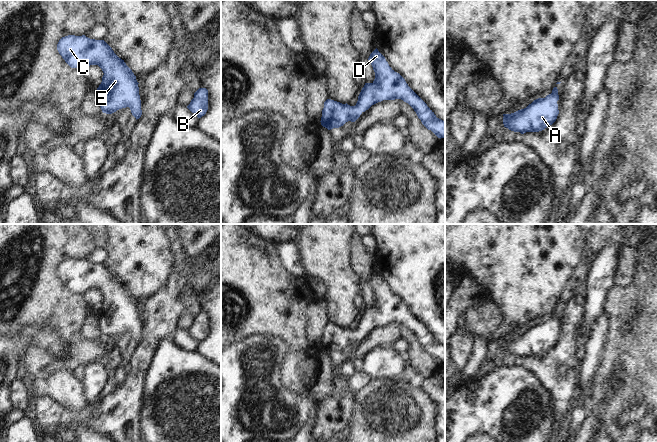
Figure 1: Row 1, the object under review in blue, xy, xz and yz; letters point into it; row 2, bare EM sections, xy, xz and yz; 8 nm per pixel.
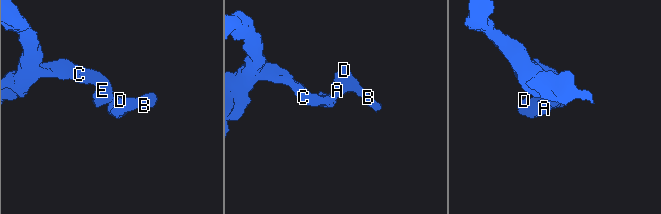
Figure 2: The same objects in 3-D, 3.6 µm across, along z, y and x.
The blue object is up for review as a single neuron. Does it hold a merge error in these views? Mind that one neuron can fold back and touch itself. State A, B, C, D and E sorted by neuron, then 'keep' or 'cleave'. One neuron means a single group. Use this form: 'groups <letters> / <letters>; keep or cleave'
groups A B C D E; keep

